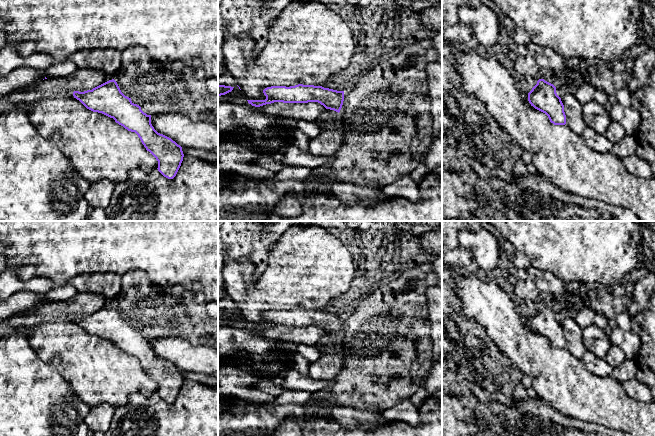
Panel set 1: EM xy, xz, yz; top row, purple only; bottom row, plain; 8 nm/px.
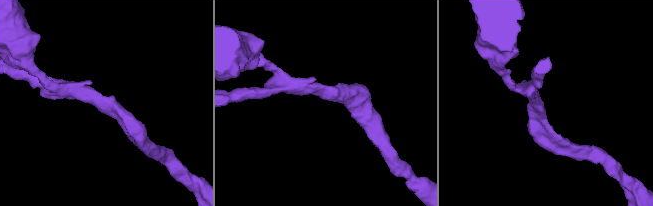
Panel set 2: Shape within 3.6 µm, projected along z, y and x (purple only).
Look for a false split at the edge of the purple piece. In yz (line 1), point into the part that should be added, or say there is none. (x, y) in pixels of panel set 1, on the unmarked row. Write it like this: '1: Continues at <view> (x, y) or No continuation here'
1: No continuation here

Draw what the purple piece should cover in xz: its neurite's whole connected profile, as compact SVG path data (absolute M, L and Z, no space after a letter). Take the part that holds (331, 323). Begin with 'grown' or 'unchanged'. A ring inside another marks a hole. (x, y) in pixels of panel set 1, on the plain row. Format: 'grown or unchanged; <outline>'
unchanged; M303 309L295 310L271 310L263 314L265 324L247 324L249 328L260 331L274 326L283 327L308 327L318 326L326 333L340 336L343 325L344 315L337 315L322 310Z

